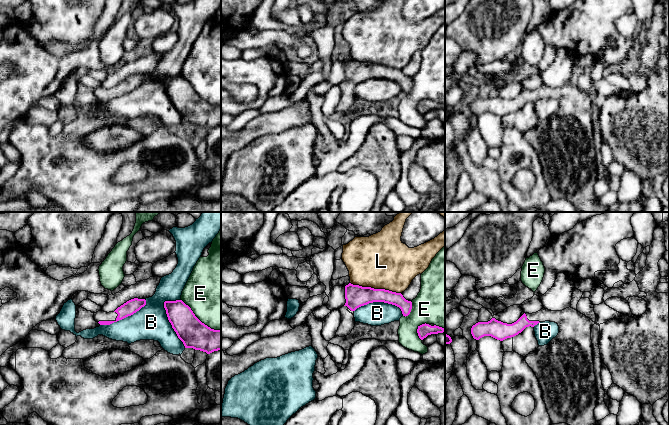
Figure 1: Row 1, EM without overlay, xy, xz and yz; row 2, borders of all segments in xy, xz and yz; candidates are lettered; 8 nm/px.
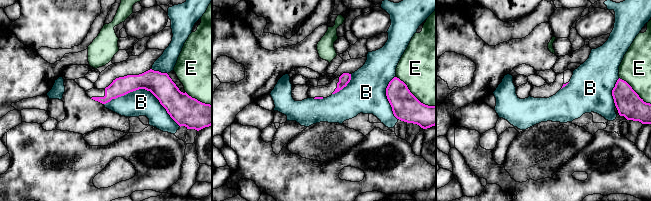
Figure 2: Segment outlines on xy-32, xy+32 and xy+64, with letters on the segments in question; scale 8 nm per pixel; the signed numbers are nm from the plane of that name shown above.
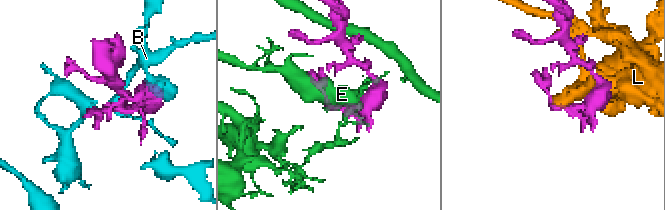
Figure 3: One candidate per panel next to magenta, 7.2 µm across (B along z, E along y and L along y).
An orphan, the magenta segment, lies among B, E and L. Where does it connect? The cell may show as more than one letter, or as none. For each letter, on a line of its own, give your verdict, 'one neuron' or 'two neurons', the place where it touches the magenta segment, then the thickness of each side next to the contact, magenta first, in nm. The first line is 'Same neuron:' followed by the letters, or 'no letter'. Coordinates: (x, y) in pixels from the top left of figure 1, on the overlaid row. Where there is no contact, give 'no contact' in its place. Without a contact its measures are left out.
Same neuron: no letter
B: two neurons; meets magenta in xy at (171, 324); 220 nm thick on the magenta side, 280 nm on the other
E: two neurons; meets magenta in xy at (199, 320); 220 nm thick on the magenta side, 500 nm on the other
L: two neurons; meets magenta in xz at (375, 289); 180 nm thick on the magenta side, 440 nm on the other

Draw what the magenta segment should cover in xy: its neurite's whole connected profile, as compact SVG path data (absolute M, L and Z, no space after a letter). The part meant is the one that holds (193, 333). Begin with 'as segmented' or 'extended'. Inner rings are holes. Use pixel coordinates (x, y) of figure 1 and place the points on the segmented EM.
as segmented; M182 300L165 301L164 308L172 328L185 348L210 354L221 350L221 330L202 323Z

